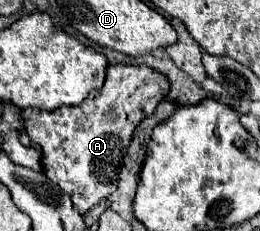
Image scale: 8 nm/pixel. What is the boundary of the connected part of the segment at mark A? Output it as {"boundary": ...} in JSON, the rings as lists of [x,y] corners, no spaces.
{"boundary":[[[112,65],[100,91],[92,91],[76,107],[56,111],[24,109],[26,133],[42,149],[42,171],[70,195],[74,209],[84,215],[94,203],[116,191],[120,163],[128,151],[132,131],[168,95],[168,79],[148,65]]]}

